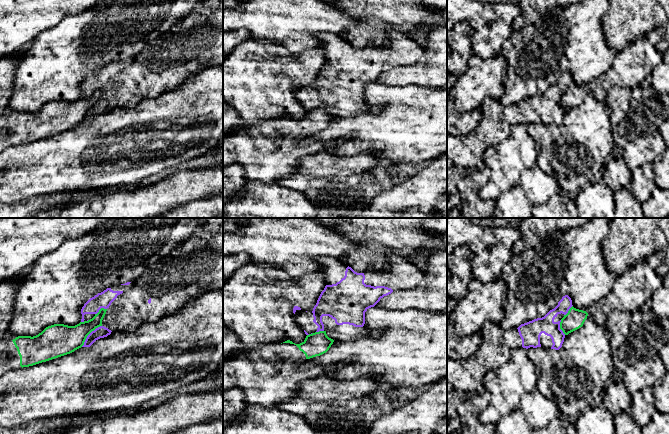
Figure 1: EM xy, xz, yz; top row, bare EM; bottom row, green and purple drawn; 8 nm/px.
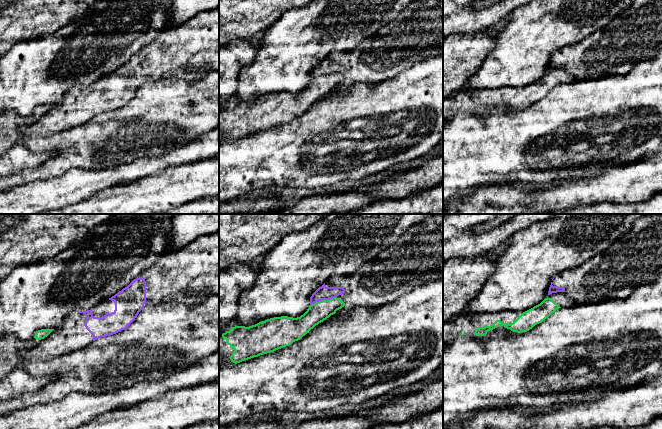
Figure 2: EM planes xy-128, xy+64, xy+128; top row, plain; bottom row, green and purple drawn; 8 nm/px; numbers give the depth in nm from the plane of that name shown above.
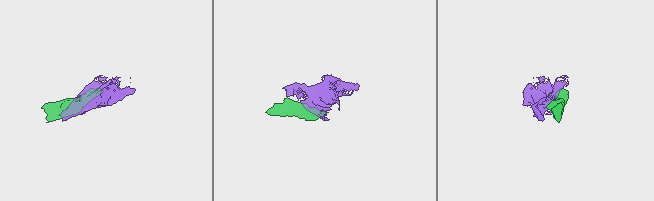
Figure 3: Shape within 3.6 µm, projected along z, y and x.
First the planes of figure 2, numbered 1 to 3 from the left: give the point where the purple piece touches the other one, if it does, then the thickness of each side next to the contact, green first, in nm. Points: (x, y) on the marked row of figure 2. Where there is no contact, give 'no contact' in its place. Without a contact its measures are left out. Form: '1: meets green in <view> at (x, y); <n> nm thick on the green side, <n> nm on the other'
1: no contact
2: meets green in xy+64 at (323, 300); 160 nm thick on the green side, 110 nm on the other
3: no contact

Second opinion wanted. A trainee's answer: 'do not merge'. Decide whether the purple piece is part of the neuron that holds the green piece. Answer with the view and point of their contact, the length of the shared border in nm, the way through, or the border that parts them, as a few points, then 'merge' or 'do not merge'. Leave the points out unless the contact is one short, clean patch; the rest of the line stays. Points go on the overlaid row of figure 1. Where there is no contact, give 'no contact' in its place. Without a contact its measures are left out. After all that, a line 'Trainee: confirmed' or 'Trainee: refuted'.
meets green in xy at (89, 333); contact 240 nm long; border along xy (101, 325), (96, 327), (87, 336), (81, 346); do not merge
Trainee: confirmed

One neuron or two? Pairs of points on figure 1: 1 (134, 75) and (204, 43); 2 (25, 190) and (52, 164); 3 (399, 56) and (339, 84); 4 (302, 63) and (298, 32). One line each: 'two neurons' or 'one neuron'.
1: one neuron
2: one neuron
3: one neuron
4: two neurons

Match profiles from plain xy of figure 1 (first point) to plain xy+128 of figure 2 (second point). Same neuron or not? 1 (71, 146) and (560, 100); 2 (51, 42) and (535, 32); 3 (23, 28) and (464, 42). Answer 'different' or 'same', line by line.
1: same
2: same
3: different

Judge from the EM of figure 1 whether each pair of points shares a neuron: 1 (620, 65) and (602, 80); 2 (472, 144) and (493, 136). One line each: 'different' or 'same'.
1: same
2: same

